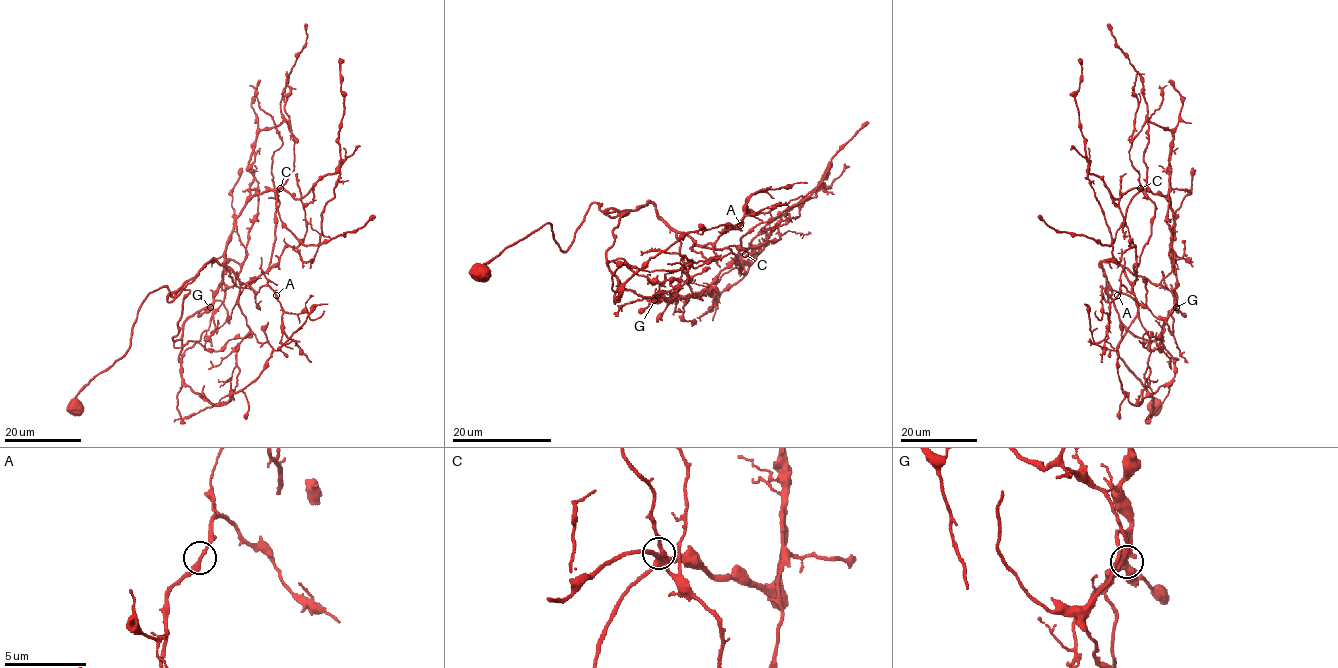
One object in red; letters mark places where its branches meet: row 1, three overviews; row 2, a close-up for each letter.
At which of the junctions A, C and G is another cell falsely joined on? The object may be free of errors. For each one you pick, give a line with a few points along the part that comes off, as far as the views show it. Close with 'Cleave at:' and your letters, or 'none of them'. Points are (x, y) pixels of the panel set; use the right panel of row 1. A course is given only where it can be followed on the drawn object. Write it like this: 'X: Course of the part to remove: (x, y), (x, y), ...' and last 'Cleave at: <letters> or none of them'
Cleave at: none of them

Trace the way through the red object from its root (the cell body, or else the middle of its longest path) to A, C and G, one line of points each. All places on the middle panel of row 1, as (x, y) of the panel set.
A: (480, 276), (545, 223), (565, 251), (593, 202), (605, 212), (652, 203), (702, 246), (740, 224)
C: (480, 276), (545, 223), (565, 251), (593, 202), (652, 203), (697, 244), (730, 249), (740, 273), (745, 254)
G: (480, 276), (545, 223), (565, 251), (597, 202), (605, 212), (628, 212), (613, 229), (608, 269), (654, 300)

